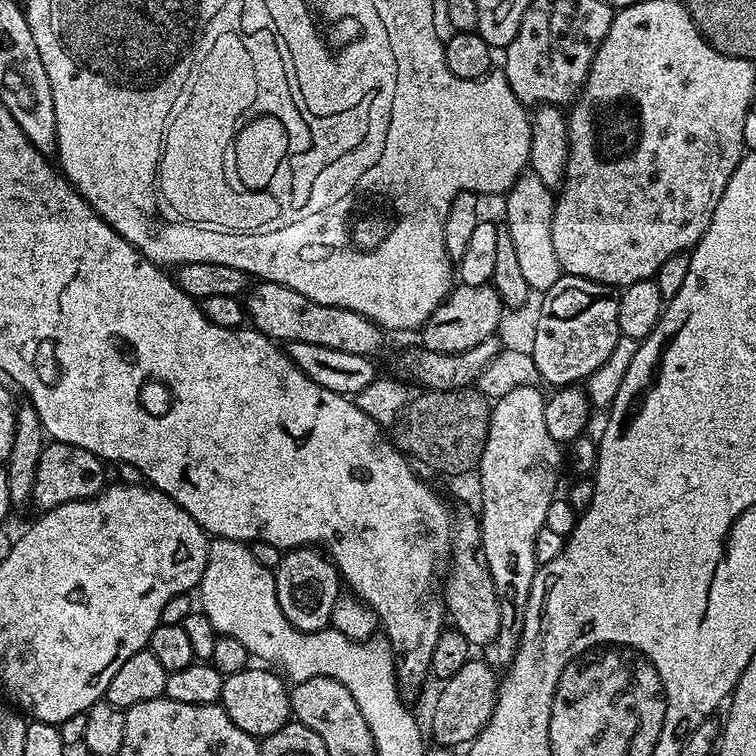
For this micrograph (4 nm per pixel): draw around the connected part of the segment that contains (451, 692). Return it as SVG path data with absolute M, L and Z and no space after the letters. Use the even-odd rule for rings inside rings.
M470 658L462 666L462 670L458 670L458 674L454 674L448 680L443 681L439 685L440 693L436 696L436 705L432 708L432 736L437 745L440 746L467 746L475 740L476 735L490 722L490 714L494 714L494 706L496 705L496 692L500 688L500 680L498 679L497 669L491 663L487 664L484 660L476 660Z

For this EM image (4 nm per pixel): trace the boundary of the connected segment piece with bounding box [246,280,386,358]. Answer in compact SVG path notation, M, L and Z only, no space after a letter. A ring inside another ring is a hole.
M269 280L251 285L246 296L246 316L257 332L285 345L311 342L314 346L330 346L330 350L346 350L346 354L369 358L375 357L386 336L385 329L354 310L322 306L322 302L314 302L306 298L306 294L298 294L298 290L290 290L290 286Z

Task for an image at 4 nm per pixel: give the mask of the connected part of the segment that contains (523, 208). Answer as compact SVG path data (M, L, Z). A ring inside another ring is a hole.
M525 170L512 183L503 200L504 216L502 216L502 220L503 223L508 225L510 230L510 242L514 242L514 255L518 257L518 266L522 270L522 275L526 277L529 289L533 293L543 294L548 291L550 286L554 286L554 282L558 282L558 278L562 275L558 254L554 254L554 238L550 238L552 206L554 203L553 189L548 188L546 182L542 182L542 178L538 178L538 174Z

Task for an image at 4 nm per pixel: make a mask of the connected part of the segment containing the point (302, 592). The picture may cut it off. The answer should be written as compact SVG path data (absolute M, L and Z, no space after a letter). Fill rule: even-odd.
M305 546L285 551L274 575L278 606L294 627L303 632L317 632L329 627L334 602L342 595L342 581L336 565L321 549Z

